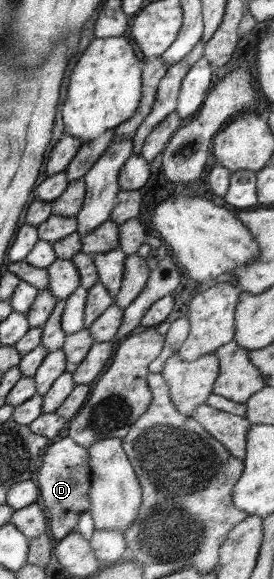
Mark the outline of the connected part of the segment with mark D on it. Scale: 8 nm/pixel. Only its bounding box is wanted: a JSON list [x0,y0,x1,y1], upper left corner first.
[35,436,91,541]

